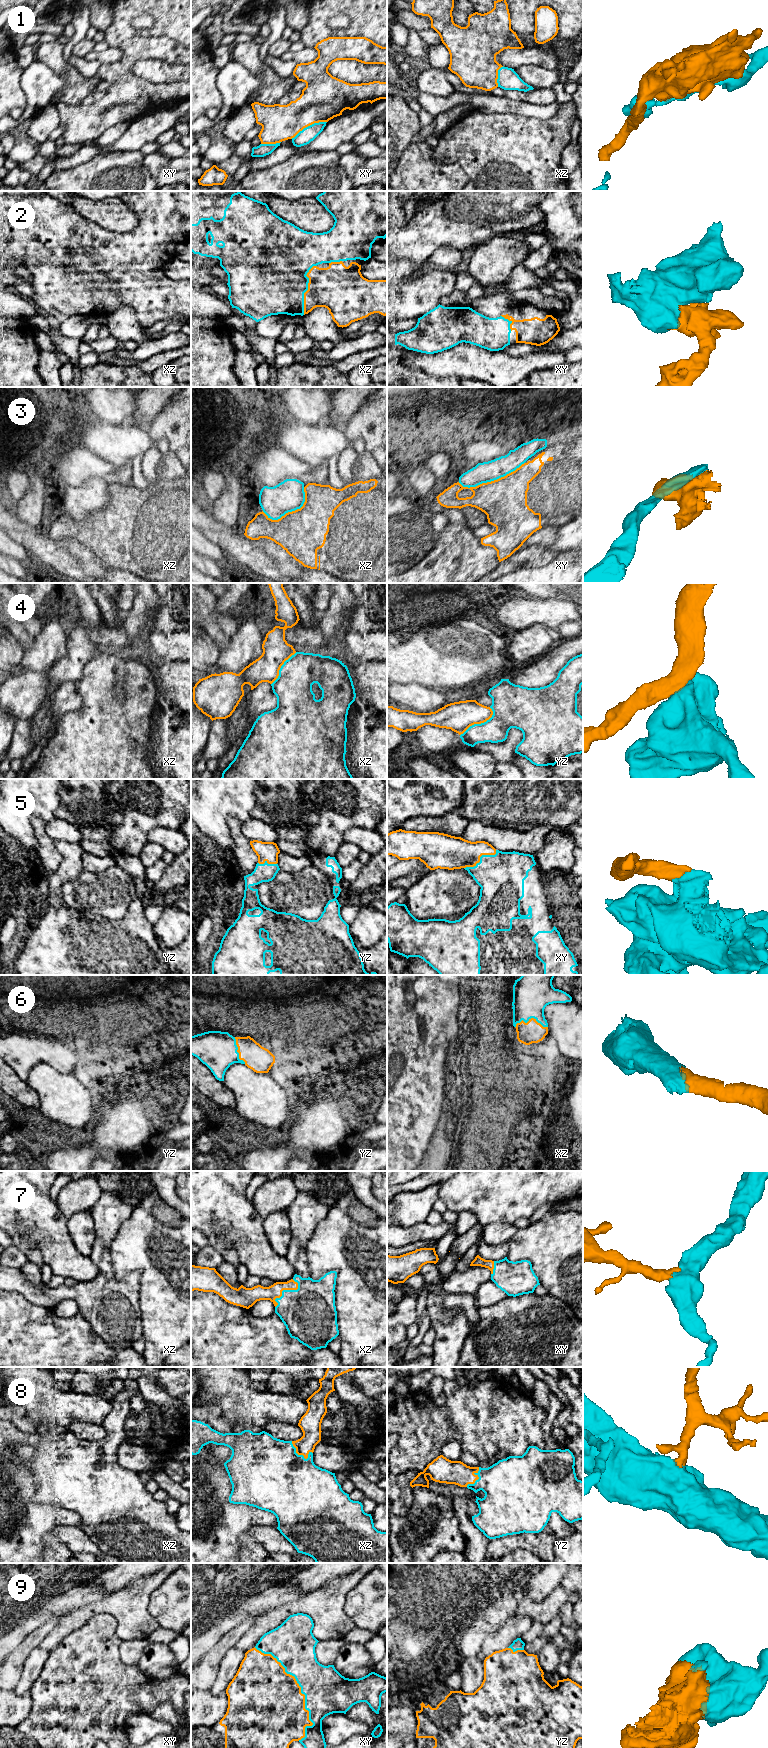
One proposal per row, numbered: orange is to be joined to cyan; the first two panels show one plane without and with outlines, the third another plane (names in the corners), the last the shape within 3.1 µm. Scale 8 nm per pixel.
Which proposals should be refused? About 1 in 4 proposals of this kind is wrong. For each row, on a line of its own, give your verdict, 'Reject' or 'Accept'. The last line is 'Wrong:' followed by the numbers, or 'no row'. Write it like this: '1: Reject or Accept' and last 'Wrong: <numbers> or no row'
1: Reject
2: Accept
3: Reject
4: Reject
5: Accept
6: Accept
7: Accept
8: Accept
9: Accept
Wrong: 1, 3, 4

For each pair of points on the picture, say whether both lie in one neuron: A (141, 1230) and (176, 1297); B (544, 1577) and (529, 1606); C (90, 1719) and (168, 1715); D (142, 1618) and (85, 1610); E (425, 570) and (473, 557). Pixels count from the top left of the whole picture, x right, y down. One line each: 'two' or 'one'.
A: one
B: two
C: two
D: one
E: one

